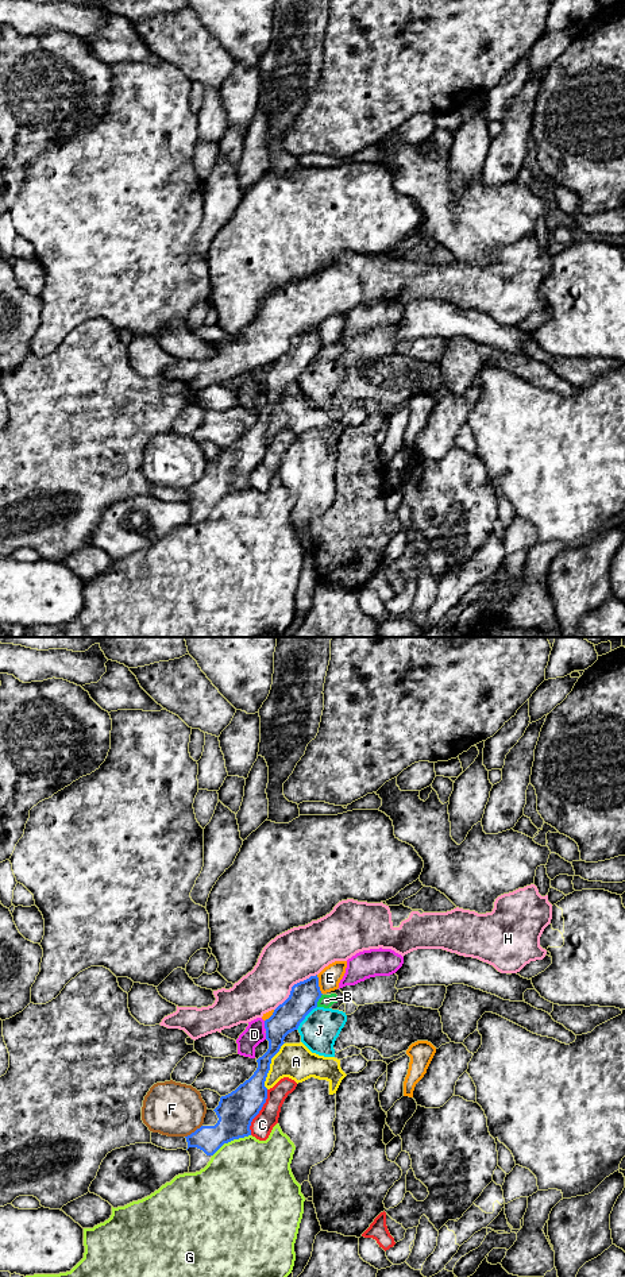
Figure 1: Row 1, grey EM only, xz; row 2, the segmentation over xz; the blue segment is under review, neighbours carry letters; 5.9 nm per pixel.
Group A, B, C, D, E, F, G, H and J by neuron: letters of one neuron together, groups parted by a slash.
A / B J / C / D / E / F / G / H

